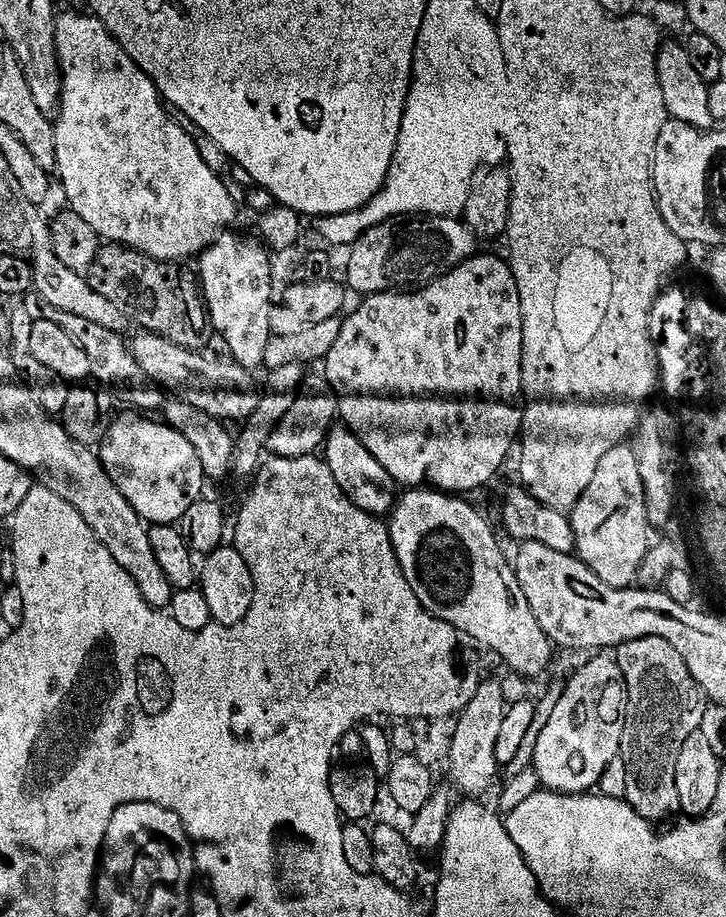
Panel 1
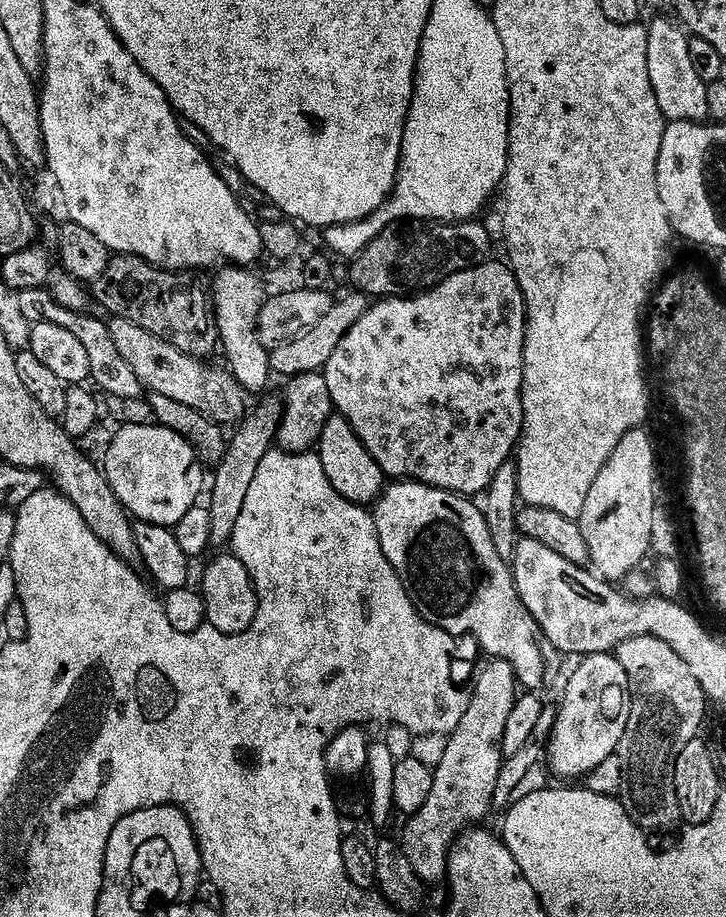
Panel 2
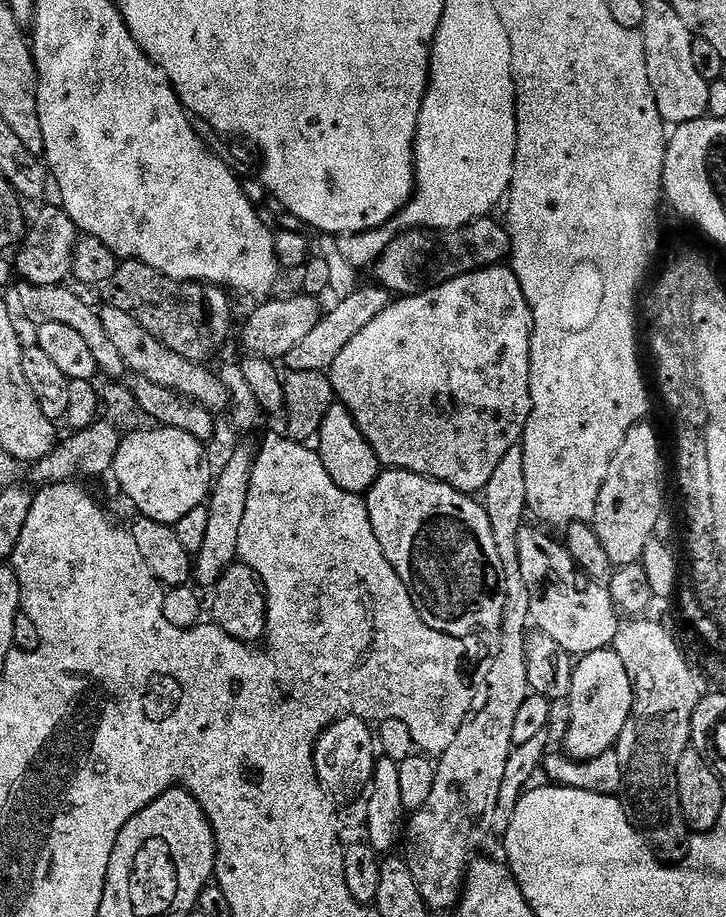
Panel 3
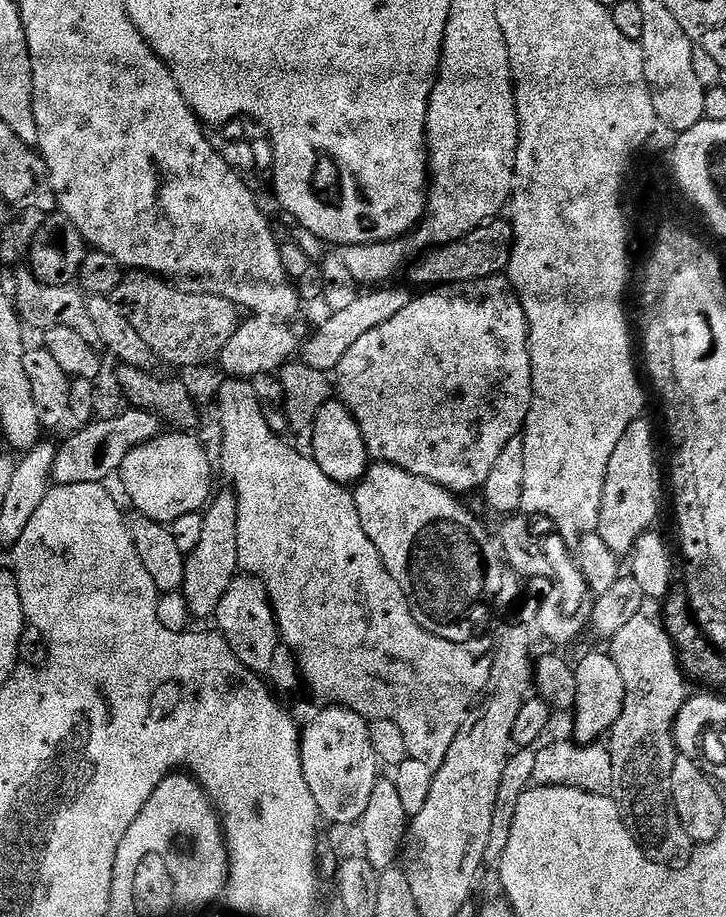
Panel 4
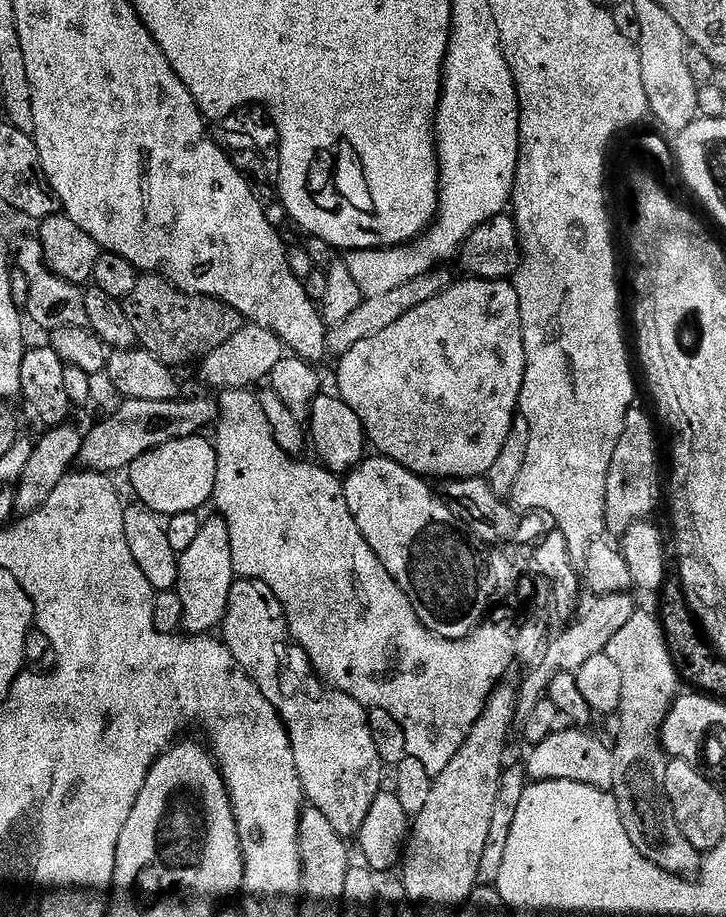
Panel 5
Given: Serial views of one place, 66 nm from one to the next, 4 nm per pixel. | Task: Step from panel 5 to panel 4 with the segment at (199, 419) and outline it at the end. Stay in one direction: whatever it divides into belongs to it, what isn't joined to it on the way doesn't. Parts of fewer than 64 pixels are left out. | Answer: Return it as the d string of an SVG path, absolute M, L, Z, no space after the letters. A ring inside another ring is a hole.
M129 407L128 412L120 412L109 420L96 418L83 425L68 441L59 445L56 461L52 467L52 484L104 484L120 471L126 454L146 442L161 435L161 417L154 412L144 412L141 408Z

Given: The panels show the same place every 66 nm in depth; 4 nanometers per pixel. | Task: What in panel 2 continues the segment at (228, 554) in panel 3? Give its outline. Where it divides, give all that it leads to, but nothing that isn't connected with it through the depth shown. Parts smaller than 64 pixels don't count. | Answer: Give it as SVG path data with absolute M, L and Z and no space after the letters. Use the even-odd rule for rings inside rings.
M278 399L268 400L256 405L237 427L238 431L229 439L228 447L224 456L217 465L212 501L209 503L211 510L211 538L212 544L227 545L233 536L234 526L237 525L238 517L242 514L243 503L246 502L247 493L250 491L254 477L258 472L258 466L266 454L270 452L279 439L281 420L284 417L284 405Z

